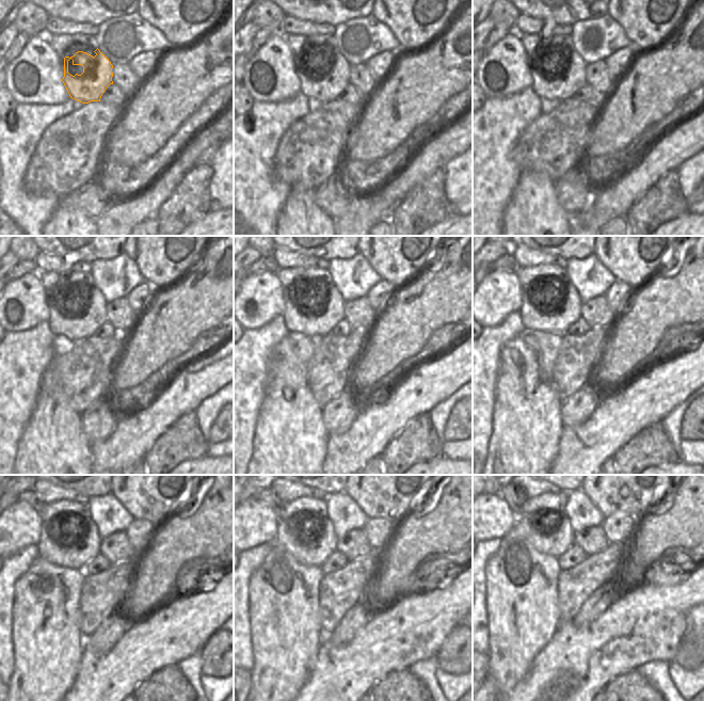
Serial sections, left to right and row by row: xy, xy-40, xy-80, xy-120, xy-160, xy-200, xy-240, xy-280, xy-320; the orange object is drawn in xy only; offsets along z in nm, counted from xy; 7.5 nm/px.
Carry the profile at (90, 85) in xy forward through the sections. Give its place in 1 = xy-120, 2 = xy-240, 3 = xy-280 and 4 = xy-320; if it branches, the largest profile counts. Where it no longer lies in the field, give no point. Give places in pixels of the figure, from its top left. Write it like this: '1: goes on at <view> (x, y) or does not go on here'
1: goes on at xy-120 (89, 313)
2: goes on at xy-240 (75, 550)
3: goes on at xy-280 (314, 547)
4: goes on at xy-320 (557, 536)

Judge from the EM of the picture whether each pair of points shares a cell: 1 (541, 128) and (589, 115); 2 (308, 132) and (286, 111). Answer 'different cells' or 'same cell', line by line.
1: same cell
2: different cells

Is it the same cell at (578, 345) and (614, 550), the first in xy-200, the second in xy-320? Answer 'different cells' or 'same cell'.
same cell

